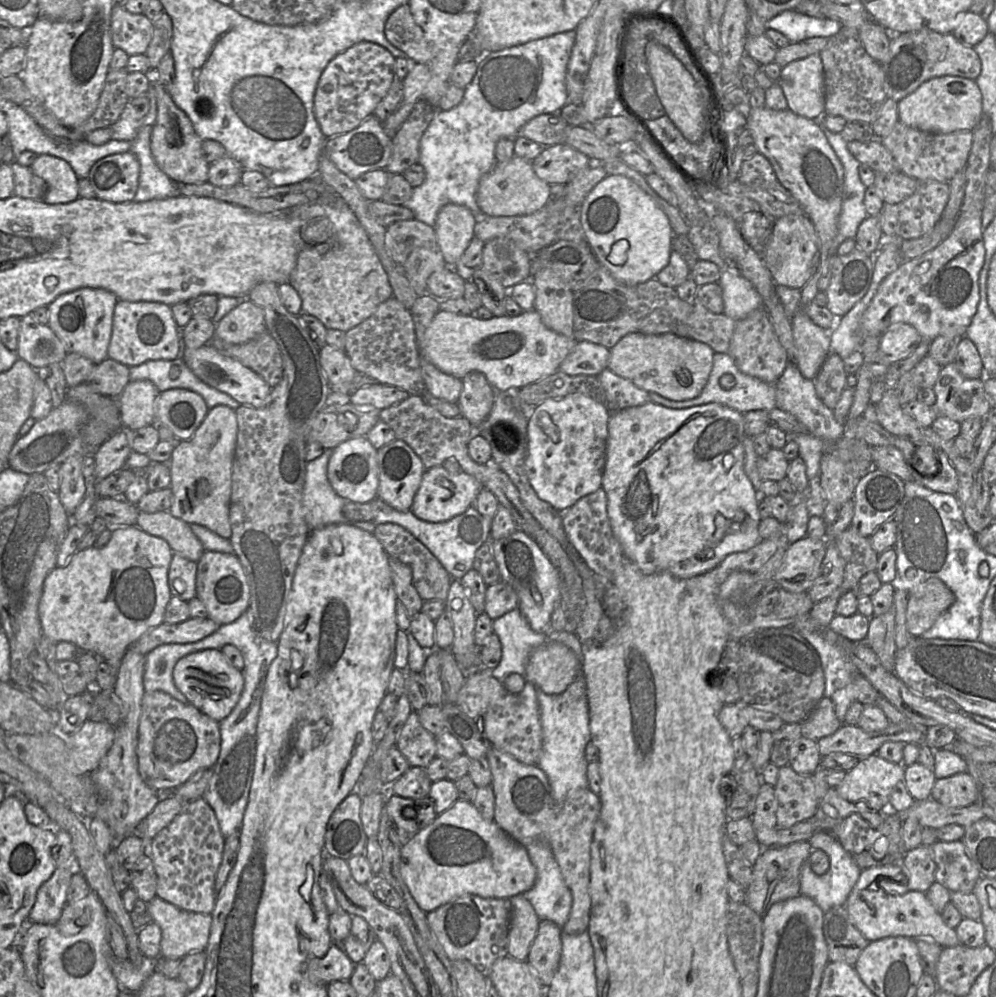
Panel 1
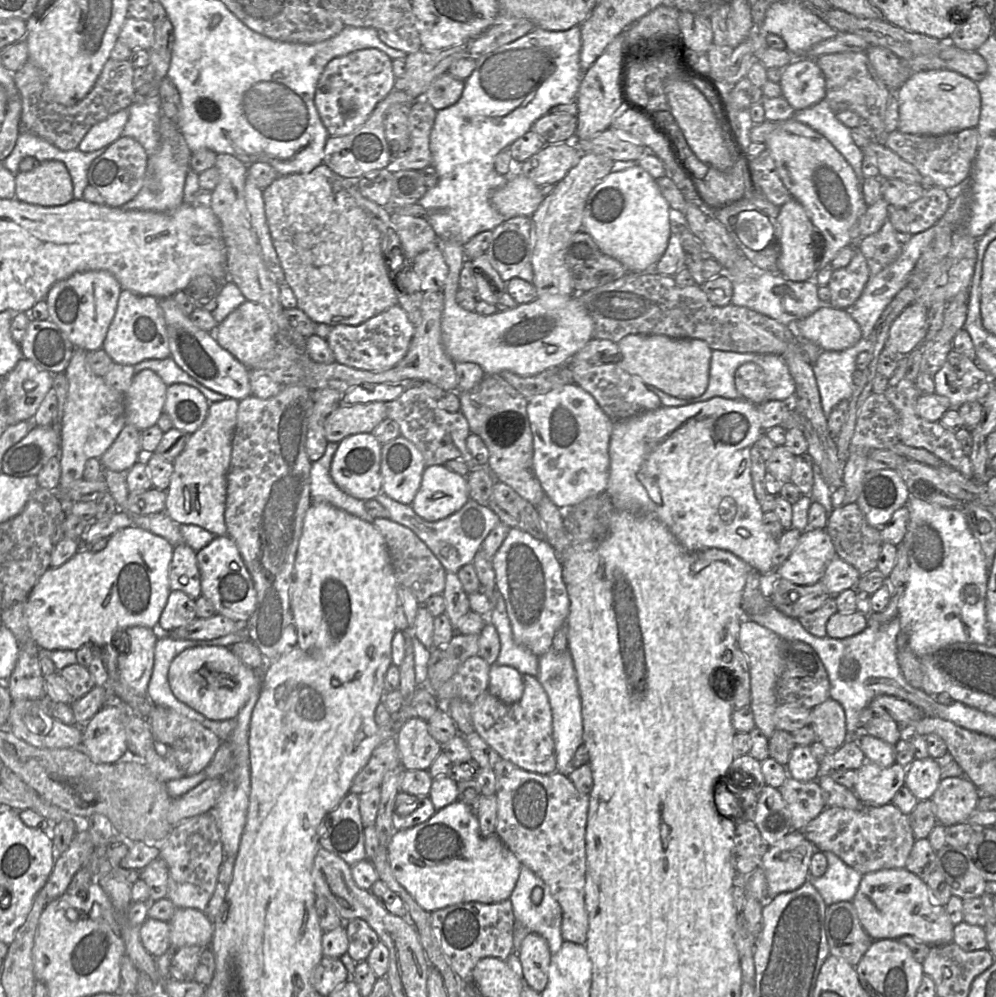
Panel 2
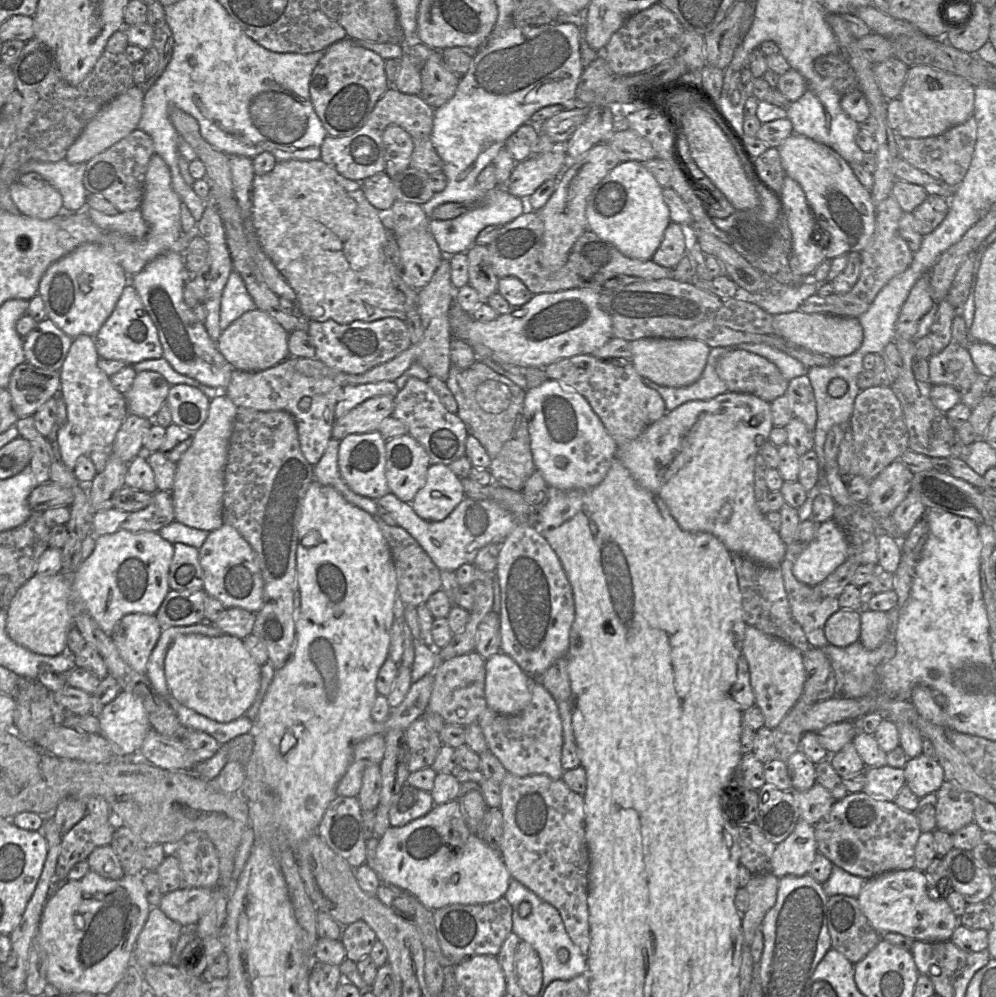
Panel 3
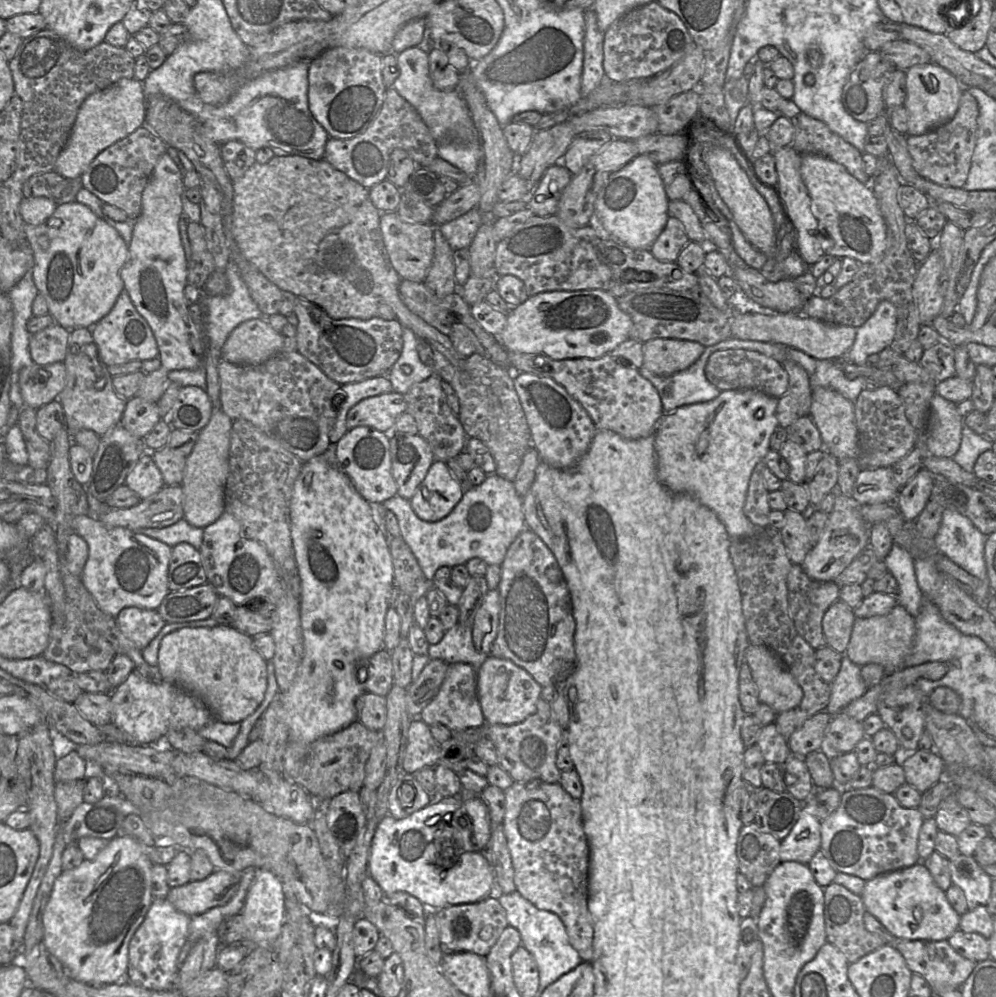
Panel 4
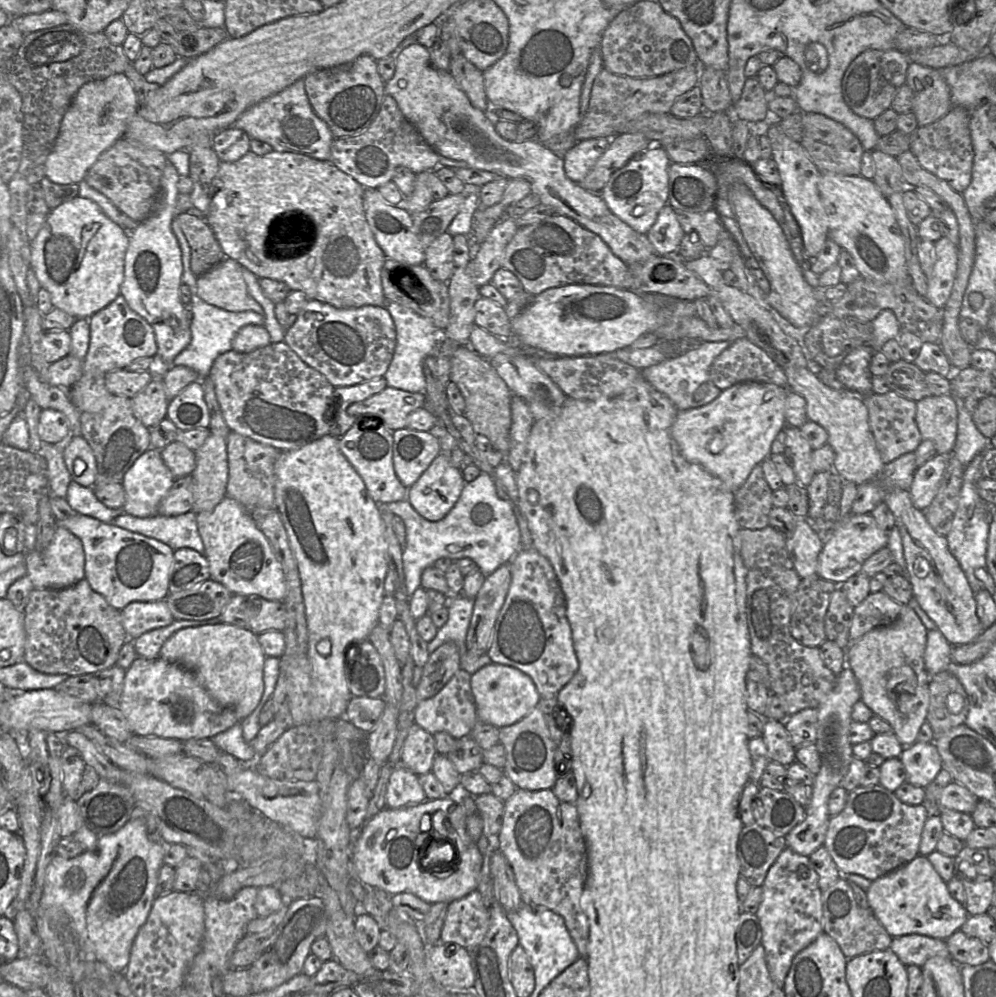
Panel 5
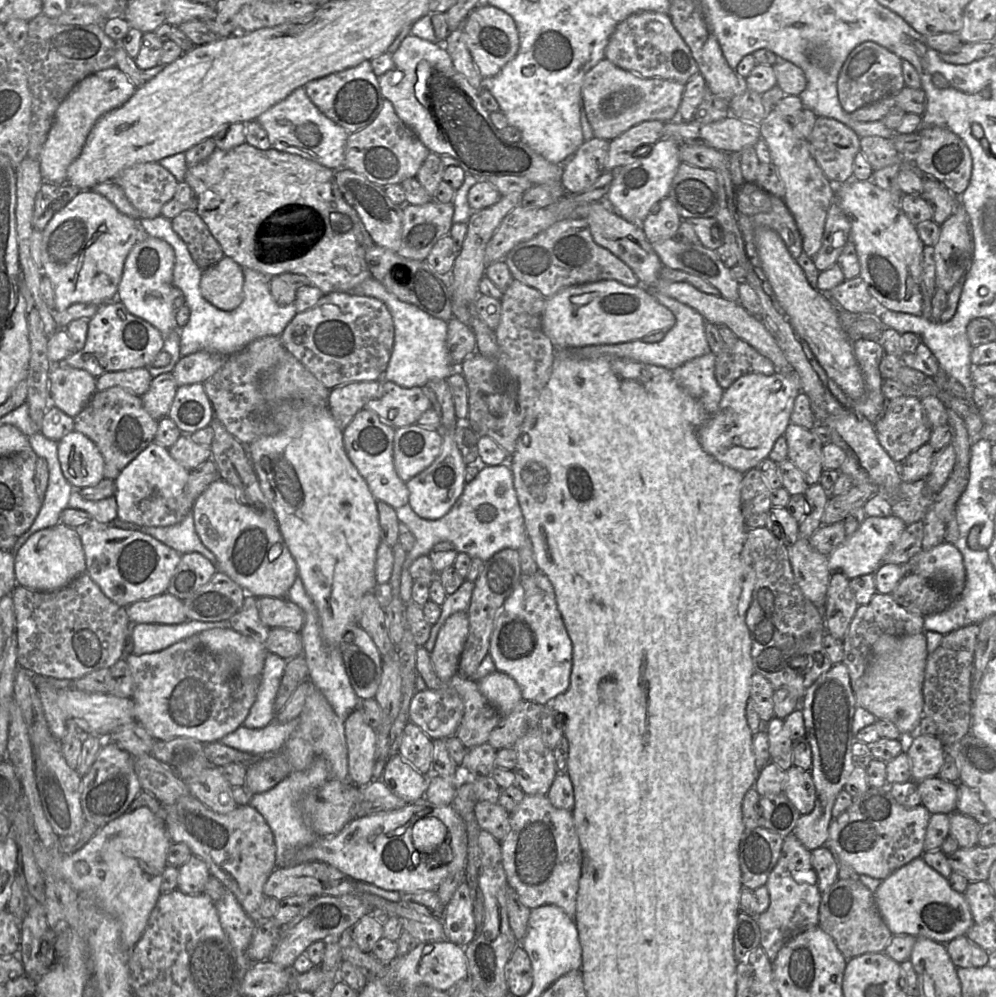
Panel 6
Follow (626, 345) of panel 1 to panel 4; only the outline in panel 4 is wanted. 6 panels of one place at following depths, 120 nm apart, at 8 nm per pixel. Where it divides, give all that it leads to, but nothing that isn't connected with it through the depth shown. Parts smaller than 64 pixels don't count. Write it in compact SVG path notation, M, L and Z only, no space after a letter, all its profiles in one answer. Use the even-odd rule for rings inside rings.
M657 338L643 343L643 367L661 376L689 368L703 353L705 346L680 339Z

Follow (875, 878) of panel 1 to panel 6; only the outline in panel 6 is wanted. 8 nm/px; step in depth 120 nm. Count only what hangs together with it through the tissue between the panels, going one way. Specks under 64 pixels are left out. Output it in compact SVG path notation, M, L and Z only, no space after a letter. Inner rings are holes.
M922 857L913 859L881 881L874 893L878 910L893 935L913 935L947 944L966 935L973 925L973 917L964 894L952 889L948 879L930 867Z

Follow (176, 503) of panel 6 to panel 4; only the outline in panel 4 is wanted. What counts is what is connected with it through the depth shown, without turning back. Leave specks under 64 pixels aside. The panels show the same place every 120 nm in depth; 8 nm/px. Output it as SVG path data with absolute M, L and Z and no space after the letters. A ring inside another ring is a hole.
M146 451L134 464L124 485L134 491L141 500L154 495L165 485L150 451Z

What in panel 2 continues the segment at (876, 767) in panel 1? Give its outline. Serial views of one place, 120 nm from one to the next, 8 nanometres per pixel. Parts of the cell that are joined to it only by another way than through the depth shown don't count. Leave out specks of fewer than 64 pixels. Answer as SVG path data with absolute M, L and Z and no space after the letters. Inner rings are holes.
M866 761L857 770L853 791L864 805L883 806L892 802L905 778L906 768L897 763L881 767Z

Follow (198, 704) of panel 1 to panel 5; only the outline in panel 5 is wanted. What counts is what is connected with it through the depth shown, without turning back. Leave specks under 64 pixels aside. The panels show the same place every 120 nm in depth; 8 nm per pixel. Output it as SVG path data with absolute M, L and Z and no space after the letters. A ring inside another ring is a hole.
M225 623L182 628L164 642L159 656L192 672L207 693L232 710L239 721L249 716L261 700L266 655L258 635L248 629Z

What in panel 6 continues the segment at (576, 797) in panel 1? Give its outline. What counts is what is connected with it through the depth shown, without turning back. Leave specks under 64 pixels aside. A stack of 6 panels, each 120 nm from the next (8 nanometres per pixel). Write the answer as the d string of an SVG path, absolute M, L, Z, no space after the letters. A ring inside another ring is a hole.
M524 795L519 805L513 810L513 812L509 813L509 823L509 832L506 837L500 842L502 865L505 871L508 886L516 891L522 904L530 910L542 905L554 905L562 909L570 918L574 920L576 913L576 897L582 869L582 851L580 841L576 832L572 811L554 807L549 801L547 795Z

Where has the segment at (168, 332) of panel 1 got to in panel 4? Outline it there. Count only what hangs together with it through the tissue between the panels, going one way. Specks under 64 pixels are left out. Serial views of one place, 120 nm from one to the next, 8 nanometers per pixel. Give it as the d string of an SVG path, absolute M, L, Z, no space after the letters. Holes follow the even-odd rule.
M124 290L118 296L110 312L91 327L91 333L98 356L106 367L134 360L151 360L159 355L158 345L150 326L138 313L129 294Z

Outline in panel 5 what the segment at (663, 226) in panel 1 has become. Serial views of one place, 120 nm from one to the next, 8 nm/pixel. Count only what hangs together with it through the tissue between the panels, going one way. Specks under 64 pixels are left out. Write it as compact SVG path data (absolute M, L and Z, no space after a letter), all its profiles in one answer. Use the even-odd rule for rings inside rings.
M653 144L631 159L625 167L616 171L600 195L614 215L636 232L646 235L657 220L661 209L668 204L670 164L671 160L664 148L659 144ZM637 206L645 208L643 215L634 216L633 211Z

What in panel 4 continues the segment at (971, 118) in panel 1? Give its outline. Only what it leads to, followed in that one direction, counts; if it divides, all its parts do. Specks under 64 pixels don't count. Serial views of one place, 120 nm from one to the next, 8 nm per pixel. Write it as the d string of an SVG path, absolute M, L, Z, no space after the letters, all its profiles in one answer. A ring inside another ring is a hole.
M932 61L906 70L906 99L903 105L908 113L906 135L919 136L950 121L959 108L964 89L956 77Z

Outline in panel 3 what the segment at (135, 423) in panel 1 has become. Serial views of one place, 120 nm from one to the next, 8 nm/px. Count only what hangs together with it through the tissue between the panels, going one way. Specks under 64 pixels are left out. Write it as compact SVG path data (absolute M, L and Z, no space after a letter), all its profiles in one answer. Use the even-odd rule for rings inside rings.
M142 371L124 394L129 413L153 420L160 407L166 403L170 384L157 372Z

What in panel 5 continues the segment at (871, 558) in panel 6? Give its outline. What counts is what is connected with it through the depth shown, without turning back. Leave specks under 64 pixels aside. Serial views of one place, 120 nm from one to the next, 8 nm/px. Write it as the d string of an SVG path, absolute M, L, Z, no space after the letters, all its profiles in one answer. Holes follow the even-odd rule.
M852 514L823 541L817 559L817 576L841 585L849 578L860 573L865 560L878 550L887 546L889 532L879 528L871 514Z

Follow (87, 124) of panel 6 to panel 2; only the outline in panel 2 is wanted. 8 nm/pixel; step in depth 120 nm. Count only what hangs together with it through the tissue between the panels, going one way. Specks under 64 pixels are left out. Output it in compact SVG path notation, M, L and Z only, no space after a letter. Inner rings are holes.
M126 108L95 124L84 136L77 149L82 152L93 152L102 147L107 148L121 137L128 118L129 111Z

